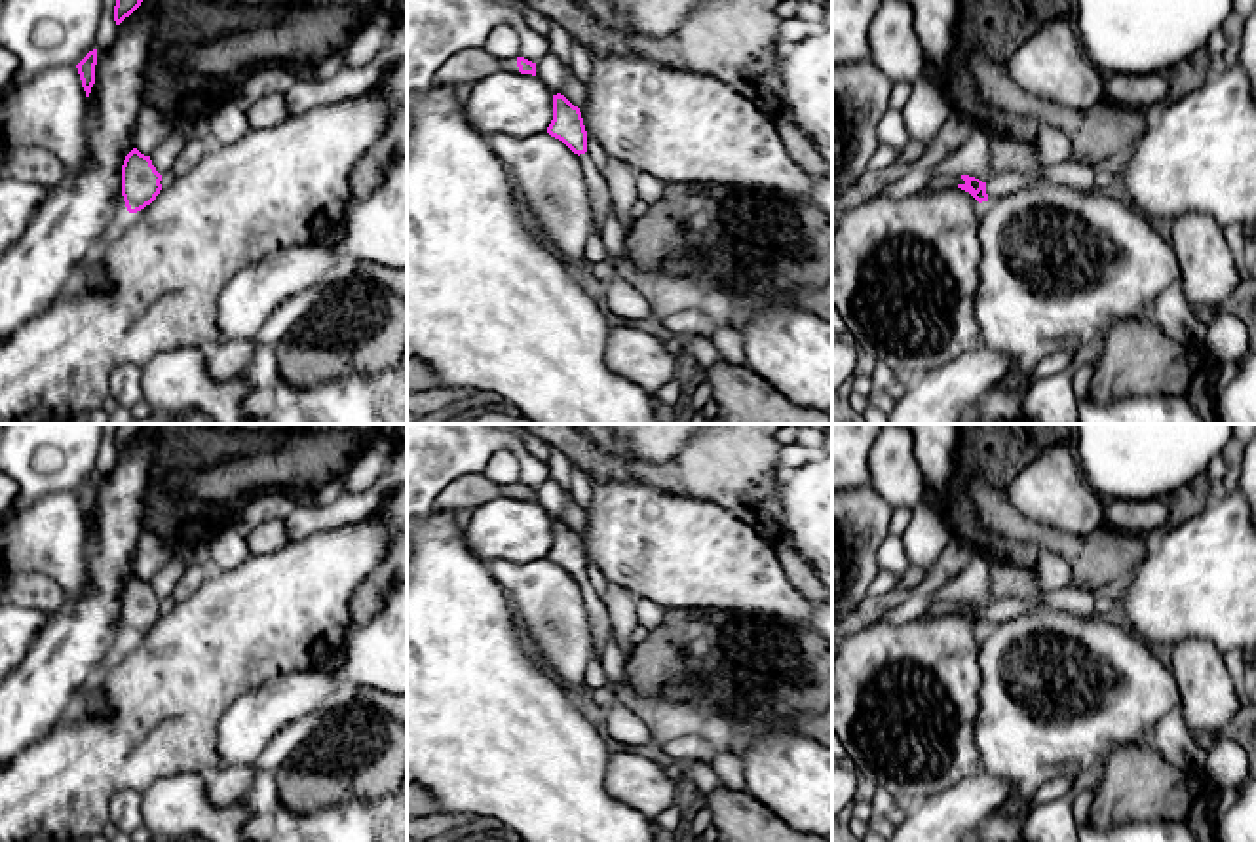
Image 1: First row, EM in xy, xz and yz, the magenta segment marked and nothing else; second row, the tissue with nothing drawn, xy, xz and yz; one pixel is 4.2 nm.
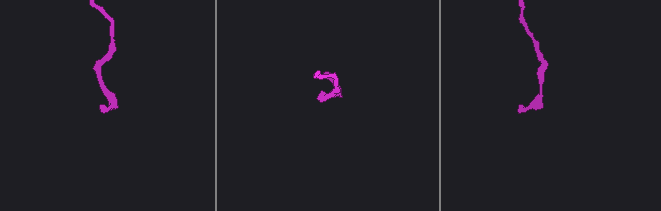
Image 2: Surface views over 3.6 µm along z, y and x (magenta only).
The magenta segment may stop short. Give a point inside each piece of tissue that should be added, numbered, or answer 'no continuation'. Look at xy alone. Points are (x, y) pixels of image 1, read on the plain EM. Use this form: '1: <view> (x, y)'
no continuation

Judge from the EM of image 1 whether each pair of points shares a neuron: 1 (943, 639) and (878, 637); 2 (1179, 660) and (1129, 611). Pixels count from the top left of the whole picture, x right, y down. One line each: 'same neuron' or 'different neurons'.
1: same neuron
2: different neurons

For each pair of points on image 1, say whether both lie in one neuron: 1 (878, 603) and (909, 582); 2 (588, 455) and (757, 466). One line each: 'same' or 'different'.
1: different
2: same

